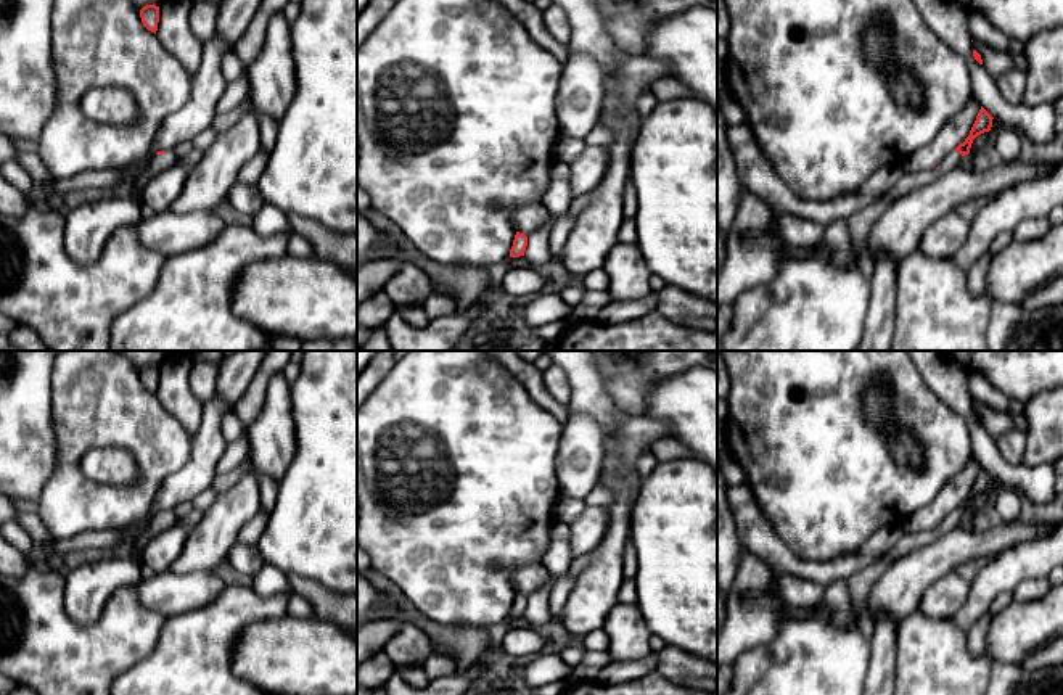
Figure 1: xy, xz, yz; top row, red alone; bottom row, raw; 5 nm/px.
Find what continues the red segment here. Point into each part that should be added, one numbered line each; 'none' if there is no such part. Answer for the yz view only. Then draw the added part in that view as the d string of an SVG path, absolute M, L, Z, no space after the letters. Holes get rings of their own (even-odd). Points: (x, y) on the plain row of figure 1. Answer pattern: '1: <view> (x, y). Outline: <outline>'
1: yz (861, 583). Outline: M952 512L944 518L938 529L930 529L915 534L904 533L901 541L884 557L859 570L848 579L848 589L857 615L857 627L864 632L867 640L870 640L873 631L873 619L868 613L867 602L878 578L893 561L931 544L942 534L960 526L962 520L963 516L958 512Z

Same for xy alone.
1: xy (158, 523). Outline: M166 512L162 515L154 515L146 528L146 531L135 541L133 553L138 555L145 545L159 533L169 529L177 524L177 518L174 512Z

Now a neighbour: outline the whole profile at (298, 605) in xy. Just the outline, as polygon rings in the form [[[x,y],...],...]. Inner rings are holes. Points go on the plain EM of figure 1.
[[[293,594],[288,600],[288,615],[291,616],[314,616],[312,603],[299,594]]]

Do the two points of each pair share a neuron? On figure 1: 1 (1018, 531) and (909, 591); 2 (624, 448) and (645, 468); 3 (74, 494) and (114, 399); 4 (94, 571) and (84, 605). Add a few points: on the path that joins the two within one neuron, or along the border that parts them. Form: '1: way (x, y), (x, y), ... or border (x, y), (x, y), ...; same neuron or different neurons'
1: way (991, 542), (957, 547), (936, 563); same neuron
2: border (650, 449), (642, 454), (636, 470); different neurons
3: way (69, 470), (71, 444), (92, 423); same neuron
4: way (94, 579), (84, 597); same neuron

